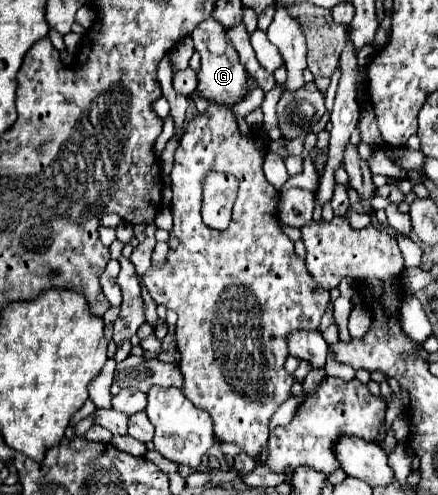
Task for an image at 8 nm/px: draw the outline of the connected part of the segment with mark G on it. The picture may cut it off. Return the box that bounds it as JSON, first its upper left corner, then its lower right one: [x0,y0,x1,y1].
[190,17,248,107]

